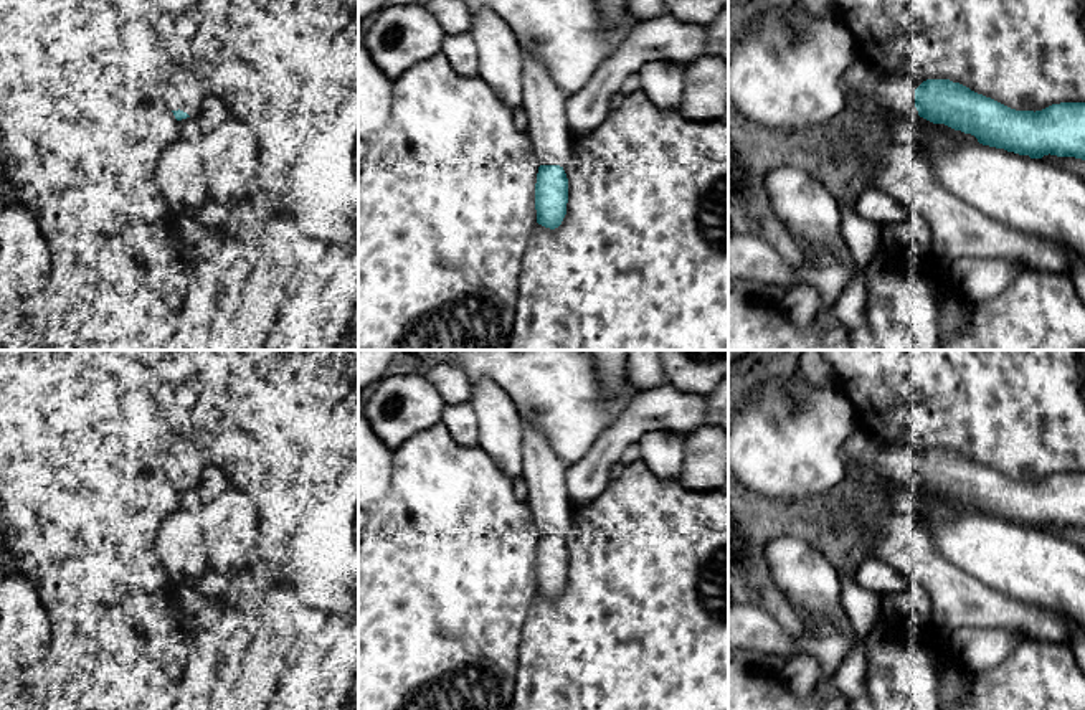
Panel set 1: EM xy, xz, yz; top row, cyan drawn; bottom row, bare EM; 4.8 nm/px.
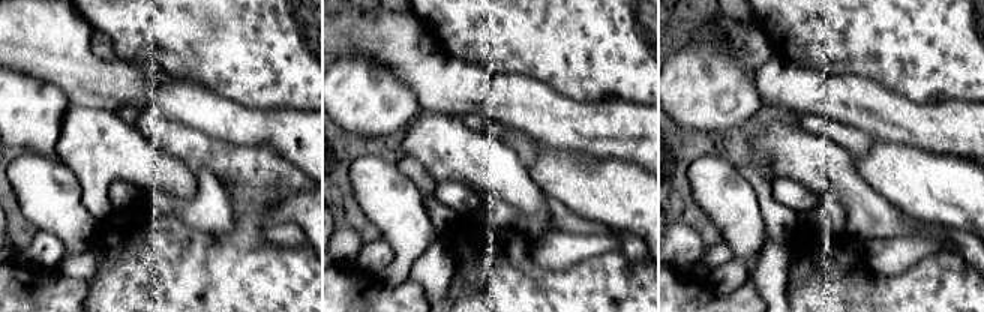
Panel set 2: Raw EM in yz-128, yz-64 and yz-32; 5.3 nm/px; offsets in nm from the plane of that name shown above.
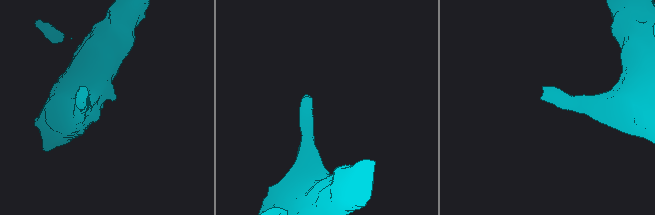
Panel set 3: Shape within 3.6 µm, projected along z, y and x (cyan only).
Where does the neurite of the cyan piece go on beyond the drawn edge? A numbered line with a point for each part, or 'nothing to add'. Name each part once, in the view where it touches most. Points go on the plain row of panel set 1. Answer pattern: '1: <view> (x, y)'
1: xz (545, 474)

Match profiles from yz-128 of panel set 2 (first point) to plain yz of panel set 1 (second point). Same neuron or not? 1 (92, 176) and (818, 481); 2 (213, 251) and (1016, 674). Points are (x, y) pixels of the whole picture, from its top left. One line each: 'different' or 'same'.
1: different
2: same

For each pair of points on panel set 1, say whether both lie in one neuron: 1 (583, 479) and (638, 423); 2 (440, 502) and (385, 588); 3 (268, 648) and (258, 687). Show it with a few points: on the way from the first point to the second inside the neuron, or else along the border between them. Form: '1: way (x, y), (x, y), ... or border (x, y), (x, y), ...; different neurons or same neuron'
1: way (596, 464), (623, 436); same neuron
2: way (440, 524), (435, 539), (407, 567); same neuron
3: way (265, 657), (258, 677); same neuron

